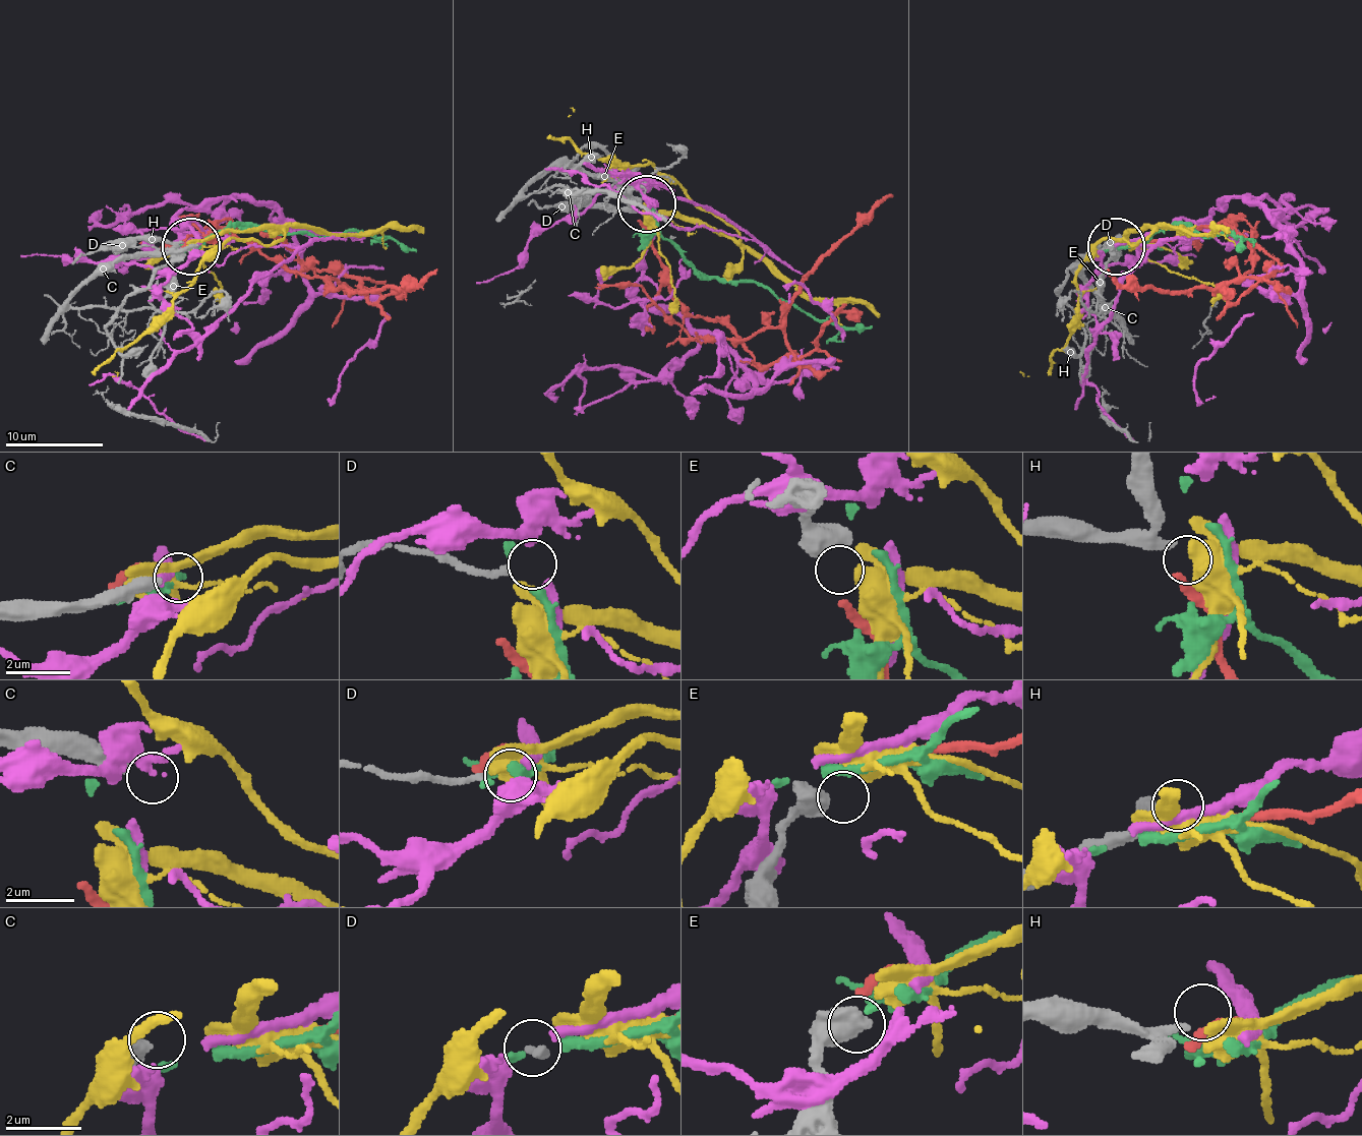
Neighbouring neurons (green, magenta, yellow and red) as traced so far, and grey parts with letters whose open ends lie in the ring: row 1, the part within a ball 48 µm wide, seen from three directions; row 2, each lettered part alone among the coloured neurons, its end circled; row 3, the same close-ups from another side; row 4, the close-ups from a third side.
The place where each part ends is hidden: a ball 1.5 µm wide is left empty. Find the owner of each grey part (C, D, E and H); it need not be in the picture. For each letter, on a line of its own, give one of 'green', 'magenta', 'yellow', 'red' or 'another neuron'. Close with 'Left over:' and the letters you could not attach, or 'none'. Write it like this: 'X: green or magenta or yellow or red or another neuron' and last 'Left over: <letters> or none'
C: another neuron
D: another neuron
E: another neuron
H: another neuron
Left over: C, D, E, H

